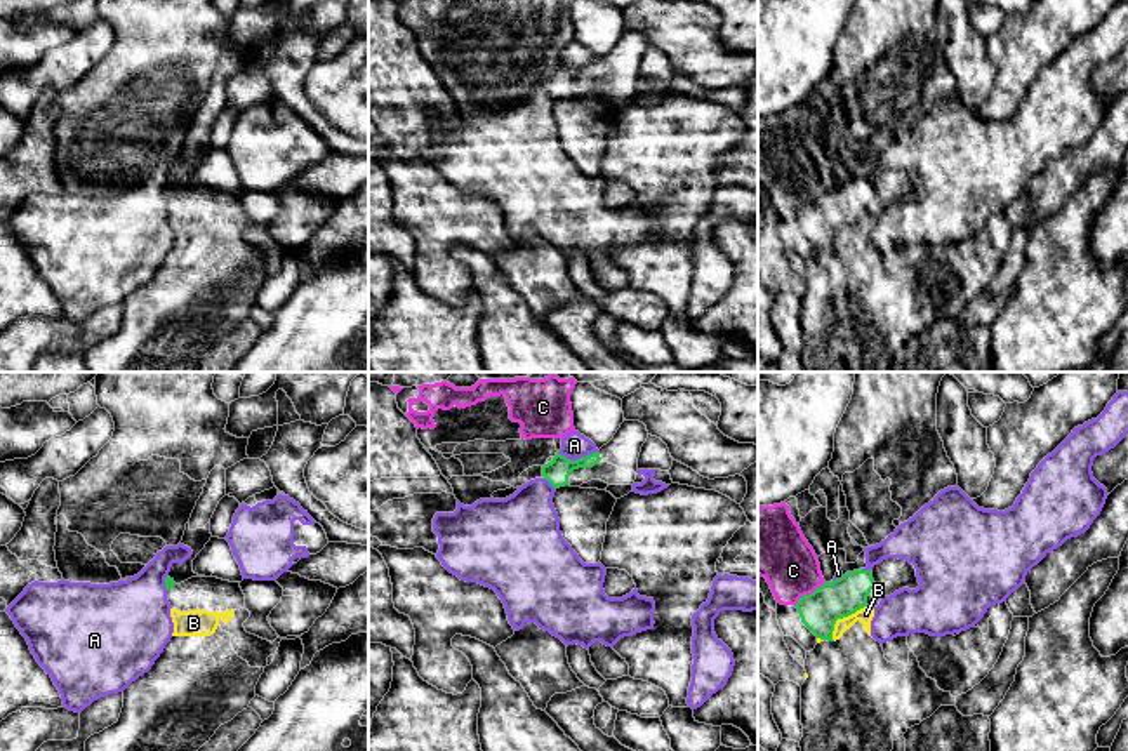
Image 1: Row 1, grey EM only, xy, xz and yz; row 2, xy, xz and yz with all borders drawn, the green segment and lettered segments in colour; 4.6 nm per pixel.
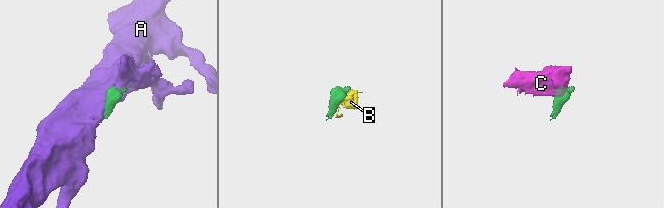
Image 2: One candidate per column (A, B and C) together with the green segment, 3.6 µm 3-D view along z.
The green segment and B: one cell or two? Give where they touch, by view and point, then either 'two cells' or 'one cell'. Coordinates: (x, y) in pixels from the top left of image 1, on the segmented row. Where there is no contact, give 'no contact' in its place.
contact yz (843, 616); two cells

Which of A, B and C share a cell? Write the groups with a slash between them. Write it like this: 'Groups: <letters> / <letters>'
Groups: A / B / C

